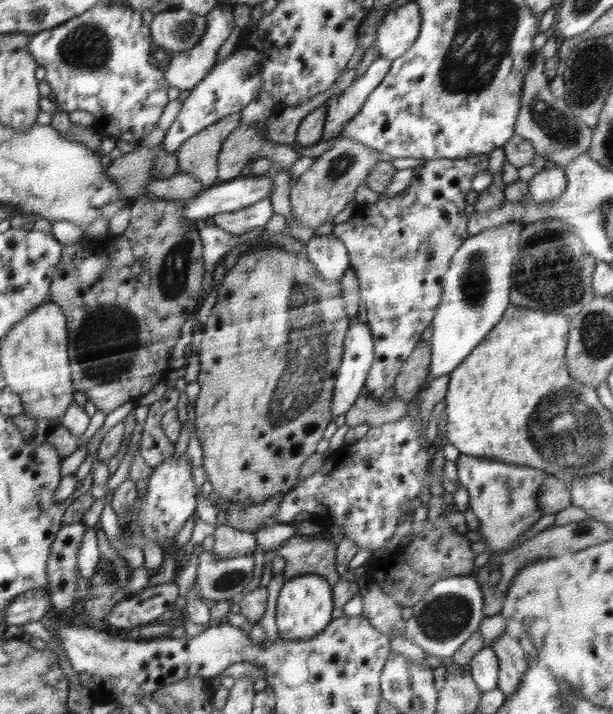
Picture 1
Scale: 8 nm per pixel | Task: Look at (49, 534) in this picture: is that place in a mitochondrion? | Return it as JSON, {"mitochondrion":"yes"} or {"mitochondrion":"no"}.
{"mitochondrion":"no"}

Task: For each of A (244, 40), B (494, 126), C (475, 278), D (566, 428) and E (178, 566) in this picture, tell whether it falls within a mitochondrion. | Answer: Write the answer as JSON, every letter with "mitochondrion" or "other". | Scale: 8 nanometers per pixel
{"A":"other","B":"other","C":"mitochondrion","D":"mitochondrion","E":"other"}

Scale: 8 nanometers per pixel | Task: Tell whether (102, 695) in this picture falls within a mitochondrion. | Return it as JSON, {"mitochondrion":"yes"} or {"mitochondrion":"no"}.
{"mitochondrion":"no"}

